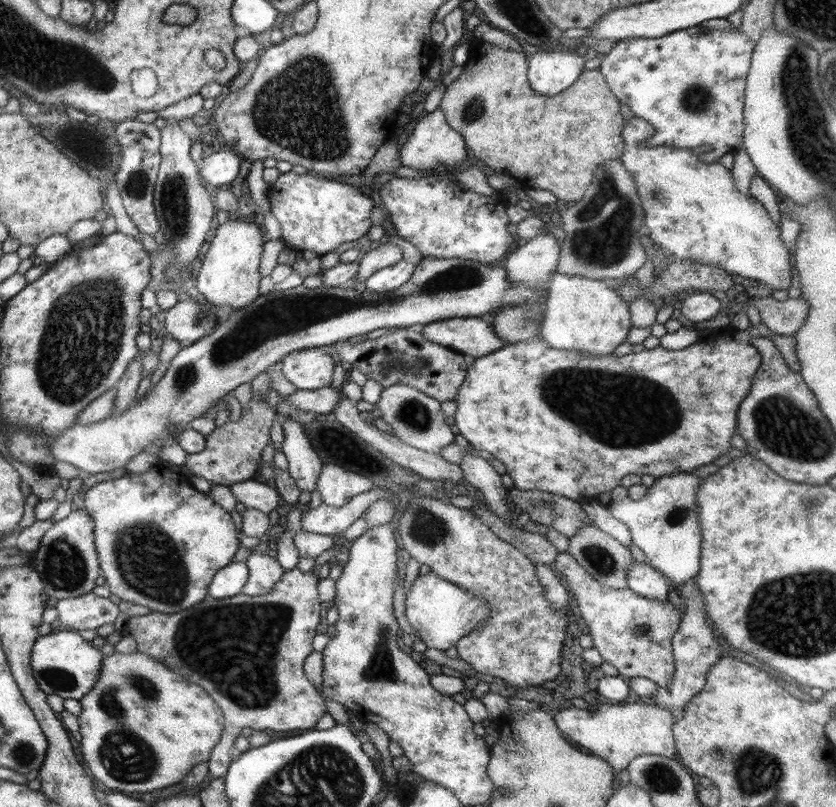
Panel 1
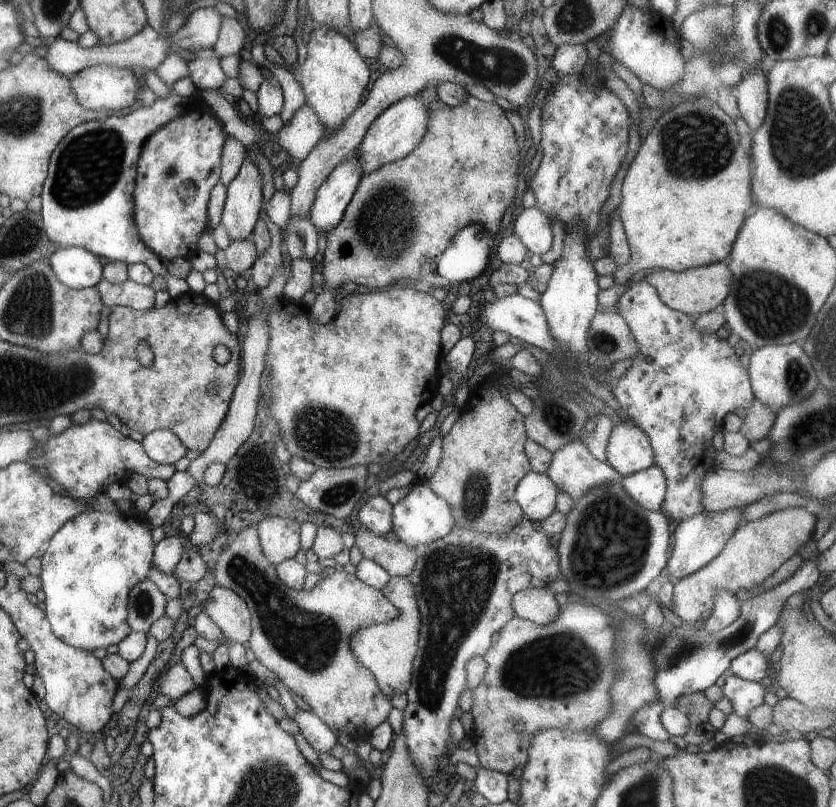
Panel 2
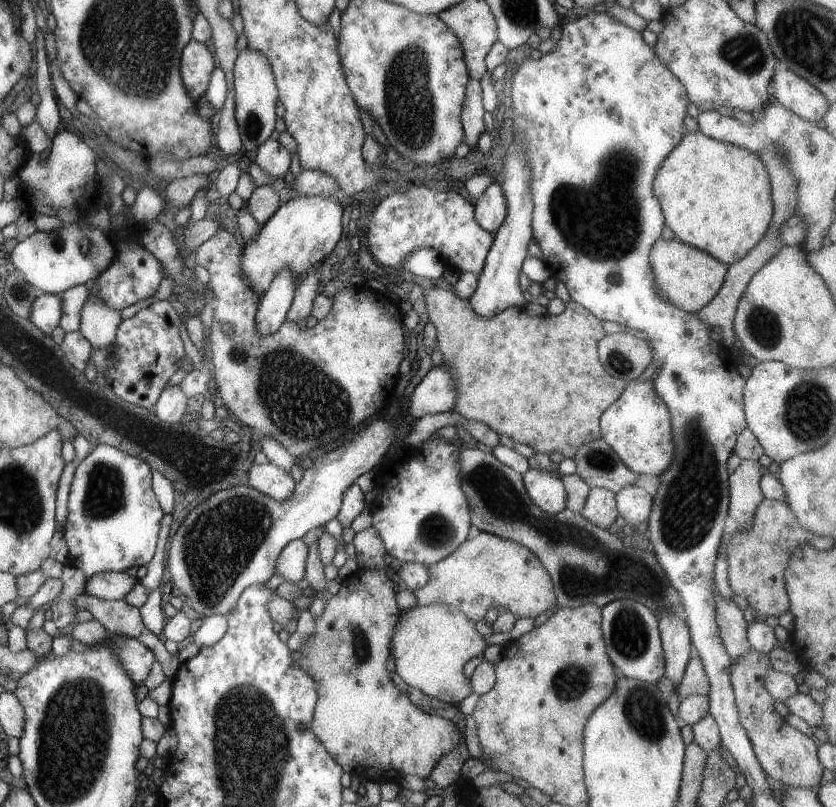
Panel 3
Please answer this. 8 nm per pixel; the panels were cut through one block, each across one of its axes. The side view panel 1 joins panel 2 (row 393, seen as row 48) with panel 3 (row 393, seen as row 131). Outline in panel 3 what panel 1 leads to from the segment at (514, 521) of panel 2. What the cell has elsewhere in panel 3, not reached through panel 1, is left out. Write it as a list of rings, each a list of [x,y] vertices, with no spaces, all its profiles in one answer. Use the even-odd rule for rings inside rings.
[[[433,285],[423,290],[423,297],[428,322],[437,330],[442,364],[455,386],[455,404],[450,412],[485,424],[499,437],[505,435],[536,452],[560,452],[566,458],[573,458],[581,444],[601,437],[601,413],[617,400],[627,383],[609,376],[598,361],[597,341],[605,332],[591,312],[570,300],[556,315],[529,316],[523,306],[513,305],[485,320],[473,312],[468,300],[457,298],[449,290]]]

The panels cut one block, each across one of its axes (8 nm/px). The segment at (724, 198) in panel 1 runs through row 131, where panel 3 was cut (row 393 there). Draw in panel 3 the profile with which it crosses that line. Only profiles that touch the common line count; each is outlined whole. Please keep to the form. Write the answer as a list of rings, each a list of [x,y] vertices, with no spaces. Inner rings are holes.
[[[653,378],[628,381],[617,400],[599,418],[603,439],[631,472],[636,475],[661,476],[673,460],[670,416],[665,404],[653,392]]]

